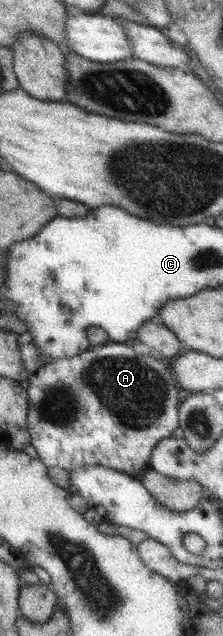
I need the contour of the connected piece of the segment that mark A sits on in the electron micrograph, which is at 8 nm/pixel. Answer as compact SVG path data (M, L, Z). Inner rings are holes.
M122 343L91 346L72 358L52 361L30 374L25 385L29 444L46 468L64 468L70 473L74 468L104 466L135 477L148 466L156 443L171 437L172 431L179 427L177 409L180 401L176 399L176 387L173 370L166 369L162 361L136 355Z

